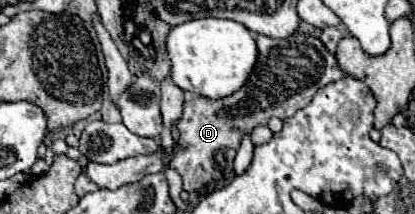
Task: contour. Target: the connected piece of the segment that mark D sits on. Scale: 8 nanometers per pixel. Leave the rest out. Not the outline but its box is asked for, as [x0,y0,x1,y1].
[173,32,343,192]

